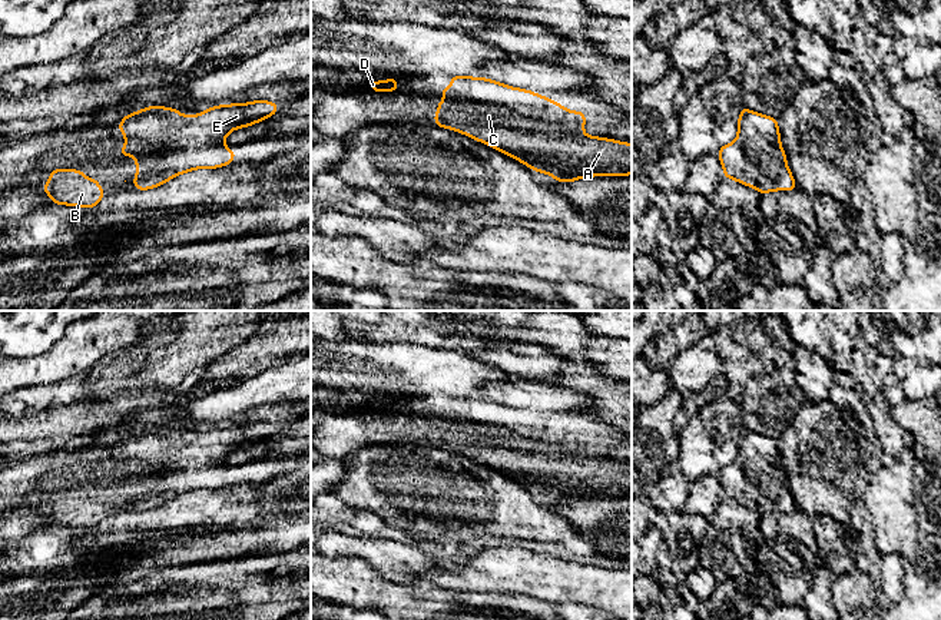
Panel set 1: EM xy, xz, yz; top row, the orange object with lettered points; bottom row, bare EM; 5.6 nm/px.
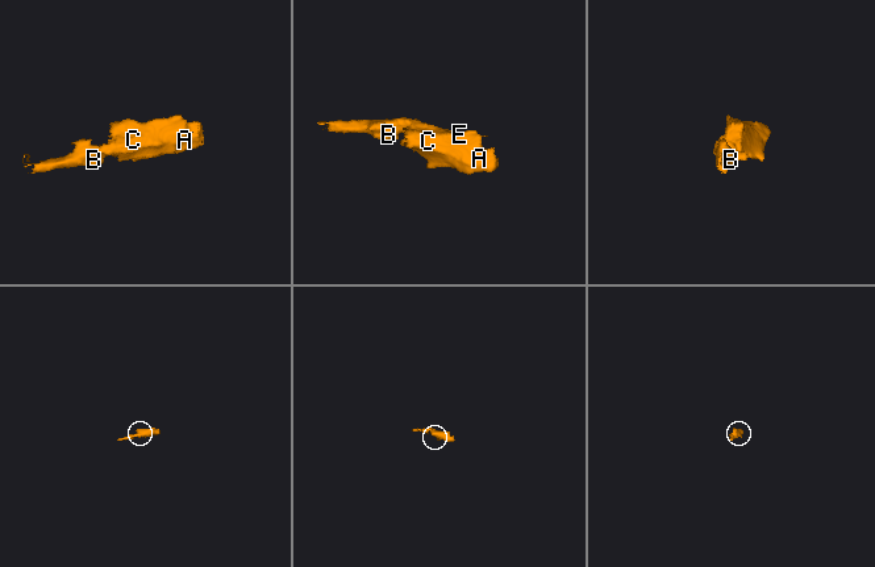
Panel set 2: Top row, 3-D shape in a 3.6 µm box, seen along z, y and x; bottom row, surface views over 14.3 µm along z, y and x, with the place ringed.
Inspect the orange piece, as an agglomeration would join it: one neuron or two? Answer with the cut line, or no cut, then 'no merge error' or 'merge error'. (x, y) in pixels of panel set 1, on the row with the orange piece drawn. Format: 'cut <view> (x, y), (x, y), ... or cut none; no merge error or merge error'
cut none; no merge error

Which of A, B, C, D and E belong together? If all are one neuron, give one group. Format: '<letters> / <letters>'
A B C D E

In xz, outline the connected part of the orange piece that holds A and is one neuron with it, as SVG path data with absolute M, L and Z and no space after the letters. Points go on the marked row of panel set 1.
M450 76L451 86L438 89L444 97L437 106L434 125L467 135L557 182L632 175L632 143L587 136L583 132L584 112L571 112L546 96L486 77Z

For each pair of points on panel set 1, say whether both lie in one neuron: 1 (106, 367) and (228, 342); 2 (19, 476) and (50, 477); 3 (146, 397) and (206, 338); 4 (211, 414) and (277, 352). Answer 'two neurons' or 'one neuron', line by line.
1: one neuron
2: one neuron
3: two neurons
4: two neurons

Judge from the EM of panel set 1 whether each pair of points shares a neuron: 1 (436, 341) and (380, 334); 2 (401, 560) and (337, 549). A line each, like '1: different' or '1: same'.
1: same
2: same

